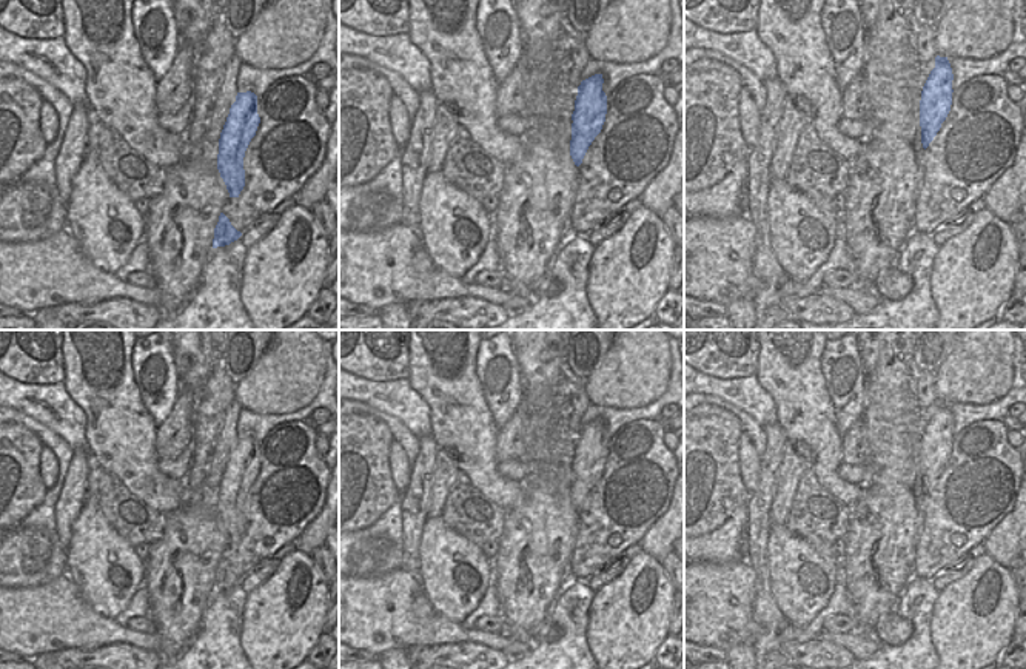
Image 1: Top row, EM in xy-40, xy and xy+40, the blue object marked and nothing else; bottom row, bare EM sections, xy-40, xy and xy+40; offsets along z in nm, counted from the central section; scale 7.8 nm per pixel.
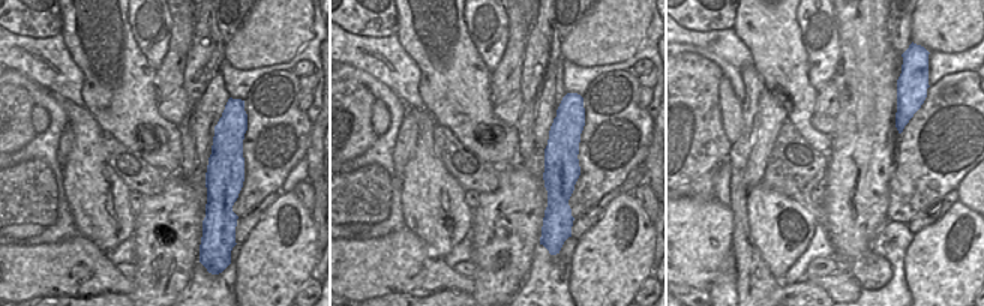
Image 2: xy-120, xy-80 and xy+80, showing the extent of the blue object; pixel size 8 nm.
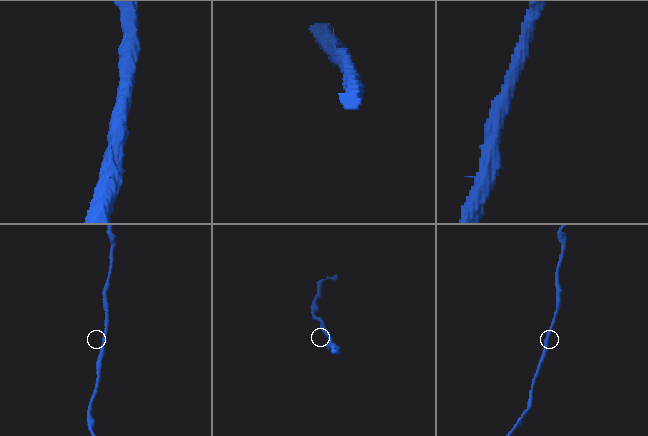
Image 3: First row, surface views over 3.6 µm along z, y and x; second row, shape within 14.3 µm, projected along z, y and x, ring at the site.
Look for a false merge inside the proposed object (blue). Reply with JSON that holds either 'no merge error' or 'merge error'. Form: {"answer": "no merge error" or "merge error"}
{"answer": "no merge error"}

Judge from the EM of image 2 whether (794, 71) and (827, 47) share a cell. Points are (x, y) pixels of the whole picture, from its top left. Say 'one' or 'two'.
two

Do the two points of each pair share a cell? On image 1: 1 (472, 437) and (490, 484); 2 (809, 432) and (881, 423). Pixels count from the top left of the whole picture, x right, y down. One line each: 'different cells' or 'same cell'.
1: same cell
2: different cells

